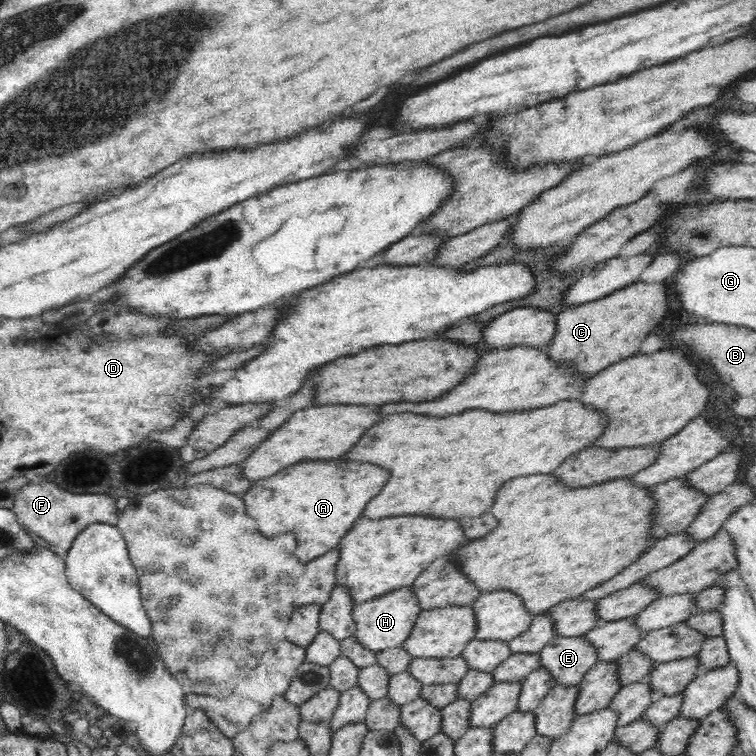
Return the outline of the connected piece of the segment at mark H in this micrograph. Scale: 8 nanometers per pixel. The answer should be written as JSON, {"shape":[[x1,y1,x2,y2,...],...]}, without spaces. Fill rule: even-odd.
{"shape":[[410,585,400,587,398,590,388,592,383,596,357,604,352,610,352,619,356,623,354,637,364,647,374,651,383,651,387,648,394,648,401,645,412,632,419,614,420,603]]}

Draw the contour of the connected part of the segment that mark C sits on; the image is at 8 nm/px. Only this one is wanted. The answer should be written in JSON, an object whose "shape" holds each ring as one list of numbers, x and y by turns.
{"shape":[[636,281,602,299,565,309,557,316,556,335,546,348,548,356,557,364,573,364,579,374,590,379,640,350,642,342,665,319,668,300,668,281]]}

